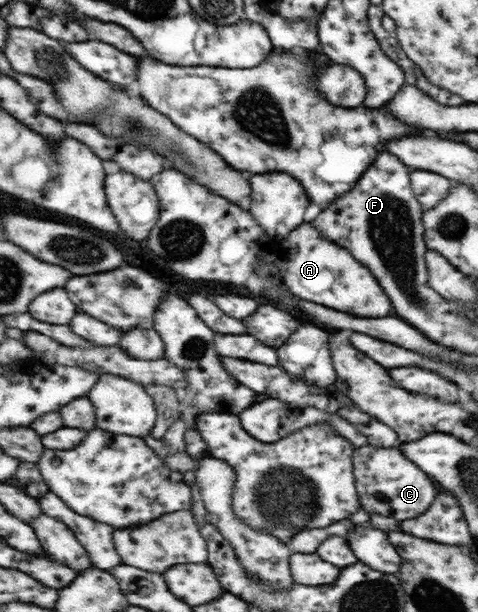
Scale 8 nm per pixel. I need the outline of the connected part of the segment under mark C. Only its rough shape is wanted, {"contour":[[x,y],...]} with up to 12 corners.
{"contour":[[396,447],[354,450],[363,511],[420,517],[438,489]]}

